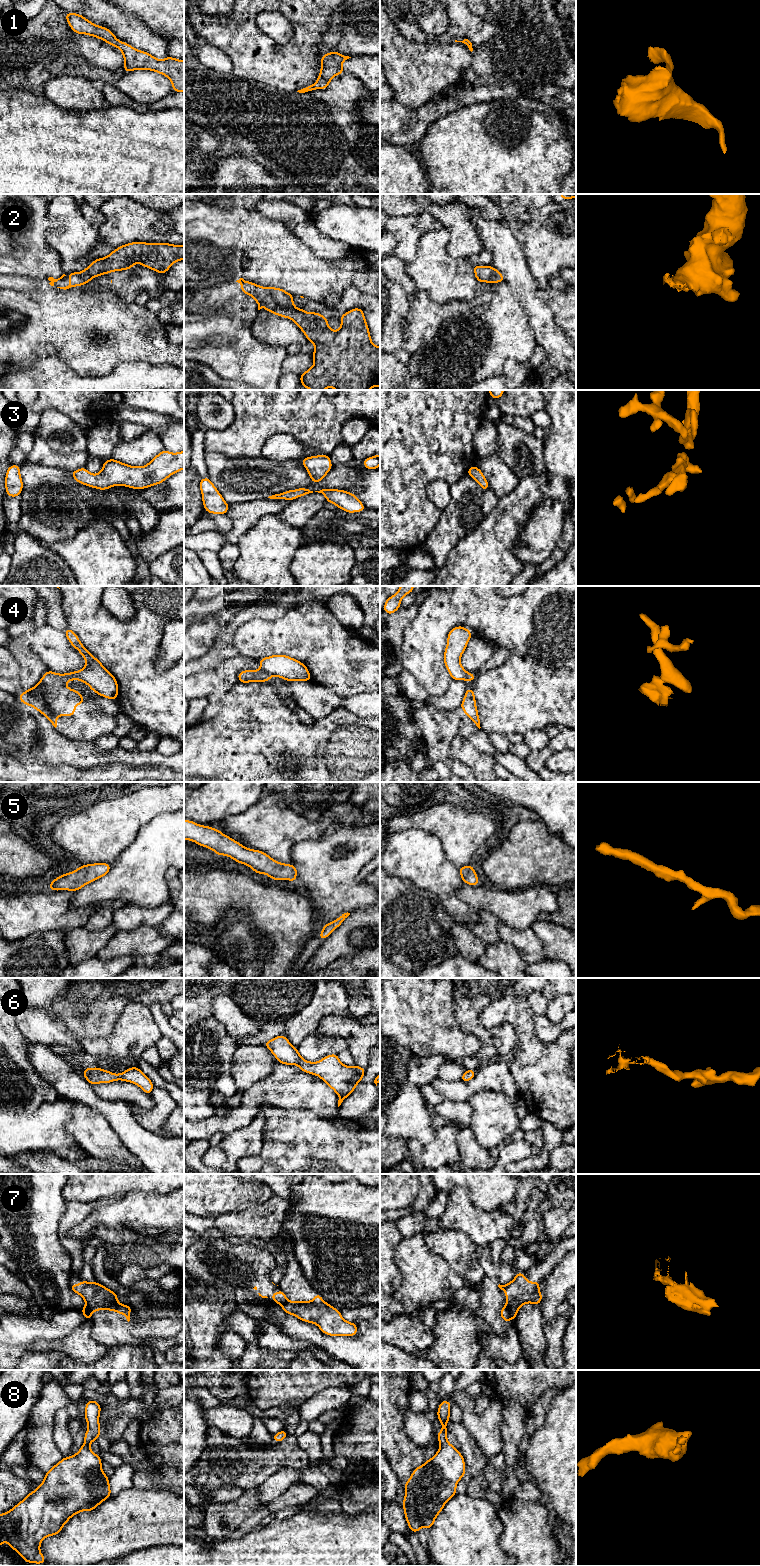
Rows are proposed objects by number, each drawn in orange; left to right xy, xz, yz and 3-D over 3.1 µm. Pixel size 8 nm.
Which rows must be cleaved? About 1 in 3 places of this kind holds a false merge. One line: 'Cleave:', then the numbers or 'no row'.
Cleave: 4, 7

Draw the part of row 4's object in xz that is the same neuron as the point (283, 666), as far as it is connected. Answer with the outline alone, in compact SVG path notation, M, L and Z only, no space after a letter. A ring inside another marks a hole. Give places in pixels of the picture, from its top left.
M272 655L259 659L260 670L286 681L311 681L307 667L288 655Z

